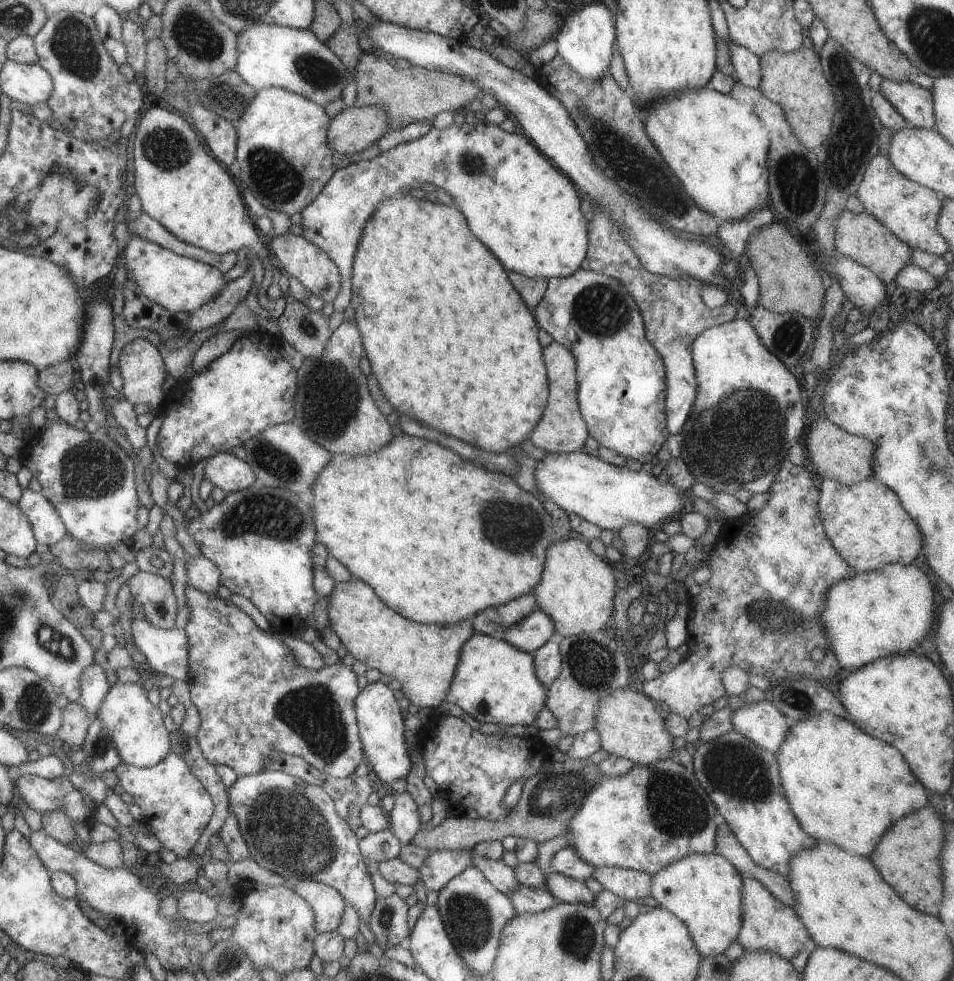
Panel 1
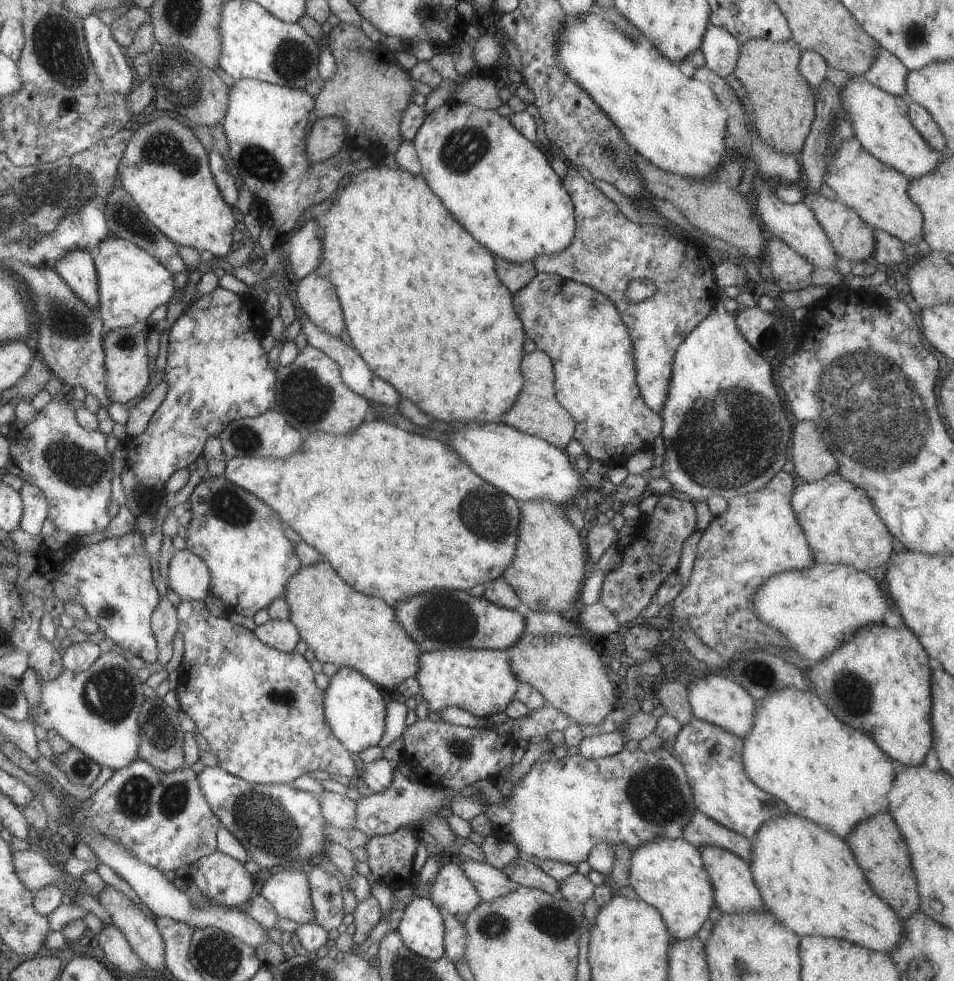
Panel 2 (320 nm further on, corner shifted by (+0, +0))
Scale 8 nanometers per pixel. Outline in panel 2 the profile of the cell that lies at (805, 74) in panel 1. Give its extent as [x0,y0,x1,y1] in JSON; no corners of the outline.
[733,38,815,156]

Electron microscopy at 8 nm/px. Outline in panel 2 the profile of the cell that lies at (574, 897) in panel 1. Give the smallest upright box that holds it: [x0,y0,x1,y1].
[502,855,559,896]

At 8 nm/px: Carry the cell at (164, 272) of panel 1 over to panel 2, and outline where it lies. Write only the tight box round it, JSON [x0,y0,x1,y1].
[92,237,176,340]

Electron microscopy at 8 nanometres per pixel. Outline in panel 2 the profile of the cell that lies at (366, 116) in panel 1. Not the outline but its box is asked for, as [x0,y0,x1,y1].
[304,117,344,163]

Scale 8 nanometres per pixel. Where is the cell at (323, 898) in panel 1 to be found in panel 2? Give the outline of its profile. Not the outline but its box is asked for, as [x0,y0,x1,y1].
[259,866,314,925]

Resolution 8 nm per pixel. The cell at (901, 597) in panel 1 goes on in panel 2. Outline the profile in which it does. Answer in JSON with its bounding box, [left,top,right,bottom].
[750,564,888,661]

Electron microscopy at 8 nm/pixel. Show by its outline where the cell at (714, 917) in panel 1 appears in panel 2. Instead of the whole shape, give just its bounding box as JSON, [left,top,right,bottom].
[628,837,714,939]

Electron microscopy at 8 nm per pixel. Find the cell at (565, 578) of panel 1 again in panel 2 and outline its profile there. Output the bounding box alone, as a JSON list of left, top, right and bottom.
[502,499,588,615]

